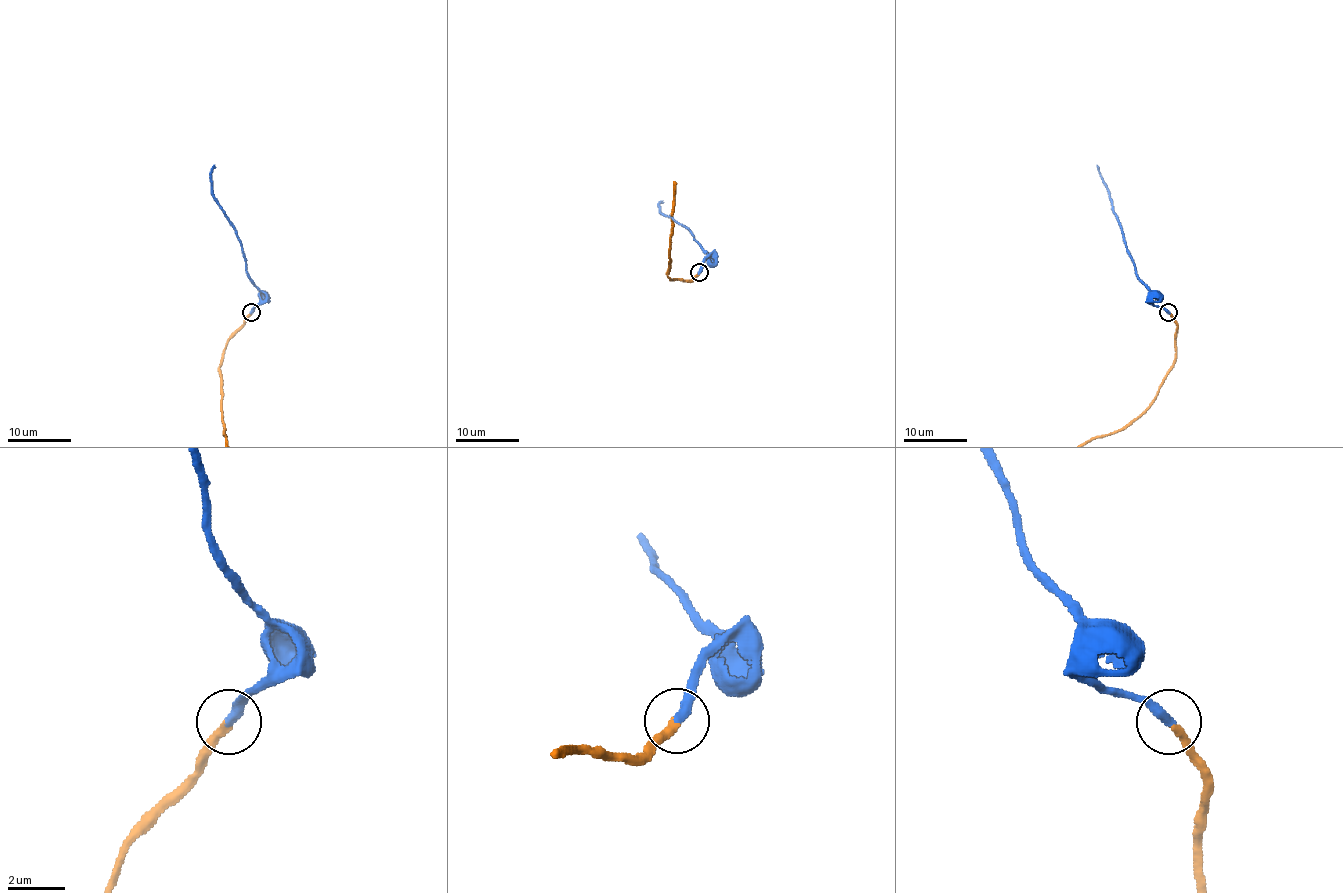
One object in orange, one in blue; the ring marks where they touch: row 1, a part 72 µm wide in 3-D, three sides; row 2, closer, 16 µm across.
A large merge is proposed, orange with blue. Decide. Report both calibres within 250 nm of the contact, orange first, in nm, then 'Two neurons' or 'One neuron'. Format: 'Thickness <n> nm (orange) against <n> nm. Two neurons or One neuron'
Thickness 280 nm (orange) against 360 nm. One neuron

